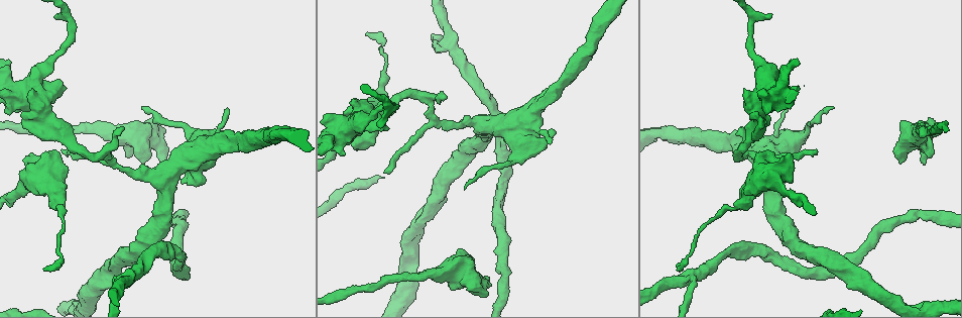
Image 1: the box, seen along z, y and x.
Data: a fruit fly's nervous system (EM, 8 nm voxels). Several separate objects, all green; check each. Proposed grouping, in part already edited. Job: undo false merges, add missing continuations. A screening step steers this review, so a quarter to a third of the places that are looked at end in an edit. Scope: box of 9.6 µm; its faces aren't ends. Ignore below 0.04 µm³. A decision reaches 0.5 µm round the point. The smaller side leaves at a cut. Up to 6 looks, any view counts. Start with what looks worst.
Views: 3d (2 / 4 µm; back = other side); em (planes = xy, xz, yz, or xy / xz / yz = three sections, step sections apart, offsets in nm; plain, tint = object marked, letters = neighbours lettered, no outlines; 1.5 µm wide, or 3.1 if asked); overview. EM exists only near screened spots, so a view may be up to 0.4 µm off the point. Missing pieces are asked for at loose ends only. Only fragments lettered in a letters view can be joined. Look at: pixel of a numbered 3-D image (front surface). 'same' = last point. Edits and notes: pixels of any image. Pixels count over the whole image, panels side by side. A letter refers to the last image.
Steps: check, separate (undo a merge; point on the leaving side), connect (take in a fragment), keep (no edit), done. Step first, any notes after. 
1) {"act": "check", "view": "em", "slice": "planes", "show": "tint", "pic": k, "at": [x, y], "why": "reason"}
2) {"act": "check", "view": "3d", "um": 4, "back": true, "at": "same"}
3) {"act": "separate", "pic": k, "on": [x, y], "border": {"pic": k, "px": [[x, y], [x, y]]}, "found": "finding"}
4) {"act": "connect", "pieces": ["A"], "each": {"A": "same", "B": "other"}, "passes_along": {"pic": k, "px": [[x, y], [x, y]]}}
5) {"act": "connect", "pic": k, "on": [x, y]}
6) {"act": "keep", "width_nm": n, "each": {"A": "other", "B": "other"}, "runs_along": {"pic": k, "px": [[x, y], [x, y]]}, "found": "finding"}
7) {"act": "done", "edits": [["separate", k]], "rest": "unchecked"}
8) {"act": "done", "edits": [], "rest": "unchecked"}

{"act": "check", "view": "3d", "um": 4, "pic": 1, "at": [145, 160], "why": "free end"}

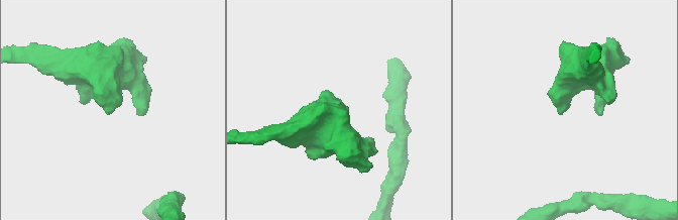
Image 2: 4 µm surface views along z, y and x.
{"act": "check", "view": "em", "slice": "planes", "show": "letters", "pic": 2, "at": [561, 112]}

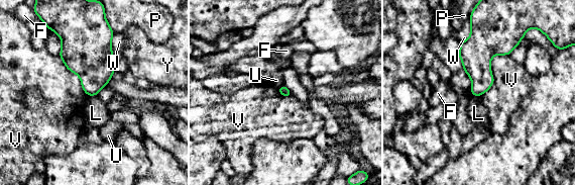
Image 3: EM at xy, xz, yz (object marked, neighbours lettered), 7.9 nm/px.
{"act": "keep", "longest_contact_nm": ["V", 400], "each": {"F": "other", "L": "other", "P": "other", "U": "other", "V": "other", "W": "other", "Y": "other"}, "border": {"pic": 3, "px": [[508, 55], [480, 96]]}, "found": "no lettered fragment goes on from it"}

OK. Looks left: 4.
{"act": "check", "view": "em", "slice": "planes", "show": "letters", "pic": 1, "at": [46, 270], "why": "long arm stops here"}

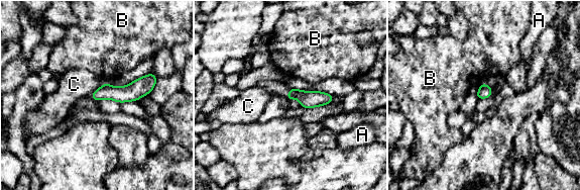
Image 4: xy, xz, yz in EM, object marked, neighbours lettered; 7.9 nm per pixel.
{"act": "keep", "longest_contact_nm": ["C", 160], "each": {"A": "other", "B": "other", "C": "other"}, "runs_along": {"pic": 4, "px": [[153, 78], [133, 92], [94, 96]]}, "found": "none of them fits"}

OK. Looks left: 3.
{"act": "check", "view": "em", "slice": "planes", "show": "letters", "pic": 1, "at": [387, 172], "why": "tapers out"}

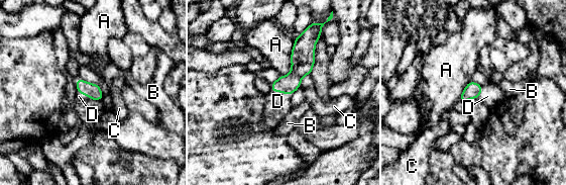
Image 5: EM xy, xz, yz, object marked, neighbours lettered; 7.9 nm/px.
{"act": "connect", "pieces": ["D"], "width_nm": 120, "each": {"A": "other", "B": "other", "C": "other", "D": "same"}, "passes_along": {"pic": 5, "px": [[301, 67], [281, 91], [277, 104]]}, "found": "the neuron continues"}

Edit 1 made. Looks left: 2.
{"act": "done", "edits": [["connect", 5]], "rest": "unchecked"}

